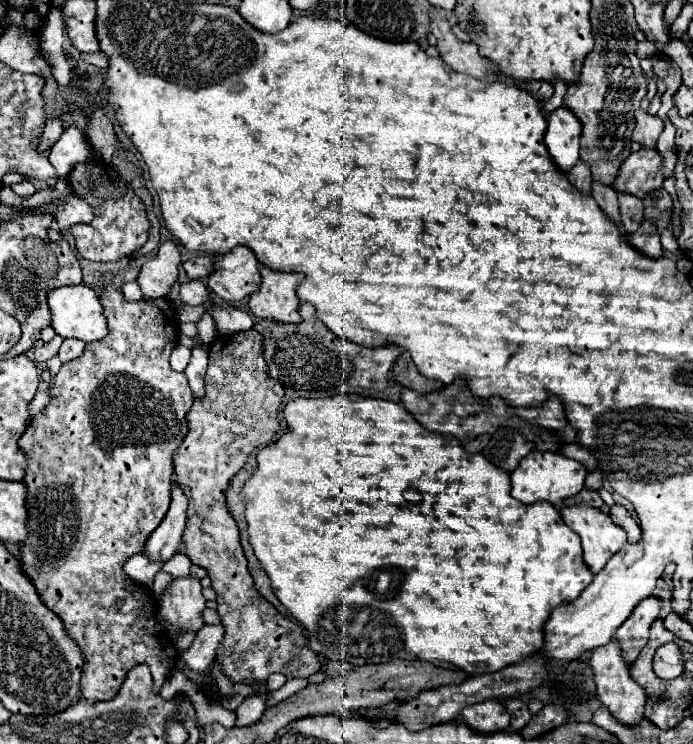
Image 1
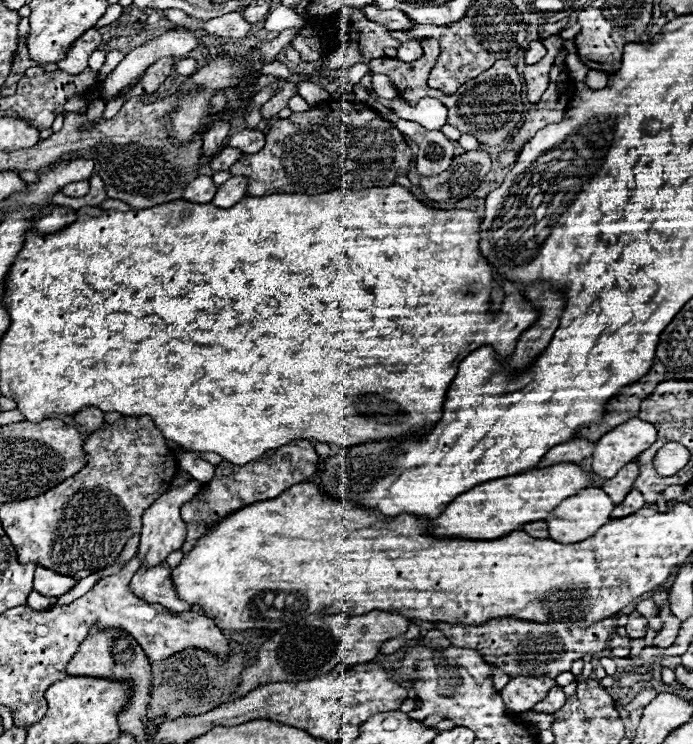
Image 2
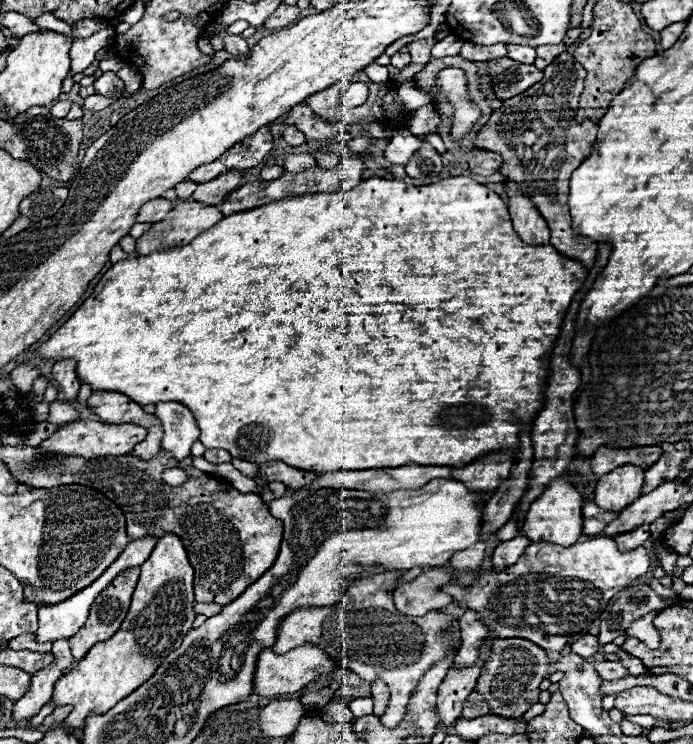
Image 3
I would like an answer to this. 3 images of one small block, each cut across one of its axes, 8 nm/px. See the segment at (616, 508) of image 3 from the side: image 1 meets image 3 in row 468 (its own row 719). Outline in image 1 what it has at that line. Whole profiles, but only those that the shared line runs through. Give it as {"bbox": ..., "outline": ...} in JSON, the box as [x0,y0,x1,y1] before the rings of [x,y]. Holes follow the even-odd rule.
{"bbox":[590,640,646,726],"outline":[[[612,640],[606,646],[600,646],[592,652],[592,660],[590,666],[594,670],[594,682],[596,682],[596,694],[602,702],[602,706],[606,706],[610,710],[610,714],[614,716],[614,720],[618,724],[624,726],[636,726],[640,724],[640,720],[644,718],[644,702],[646,702],[646,694],[644,688],[640,688],[632,676],[630,676],[630,666],[622,660],[620,654],[620,646],[616,640]]]}

